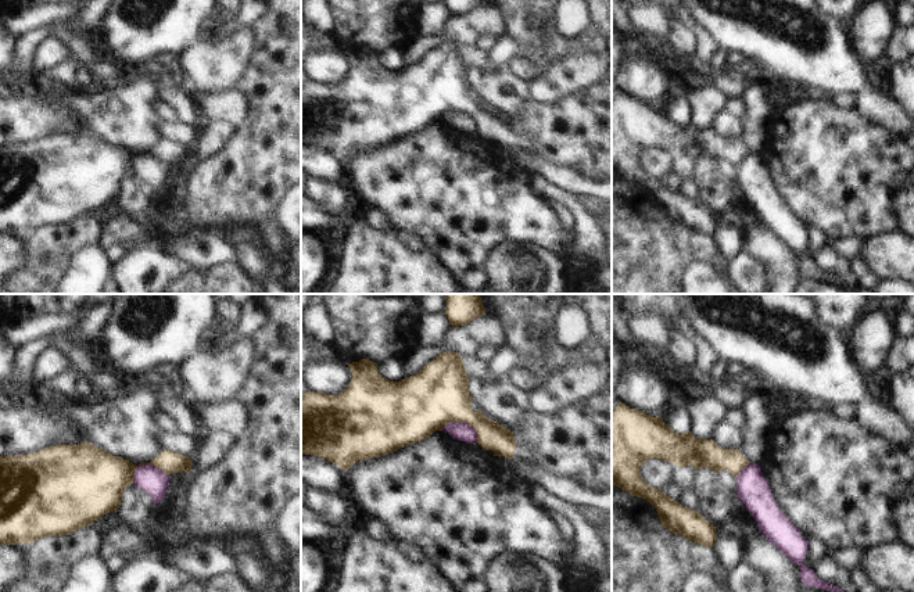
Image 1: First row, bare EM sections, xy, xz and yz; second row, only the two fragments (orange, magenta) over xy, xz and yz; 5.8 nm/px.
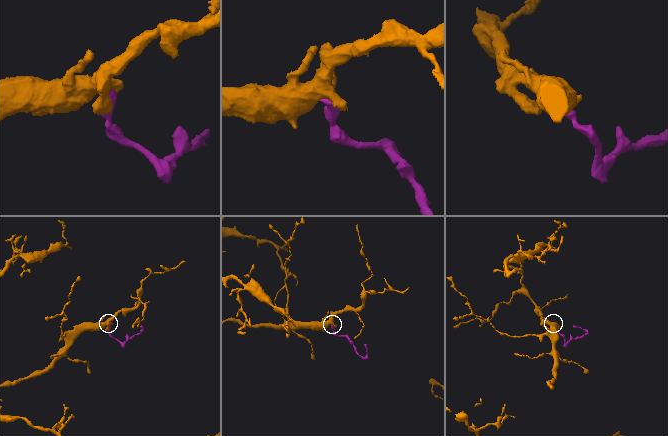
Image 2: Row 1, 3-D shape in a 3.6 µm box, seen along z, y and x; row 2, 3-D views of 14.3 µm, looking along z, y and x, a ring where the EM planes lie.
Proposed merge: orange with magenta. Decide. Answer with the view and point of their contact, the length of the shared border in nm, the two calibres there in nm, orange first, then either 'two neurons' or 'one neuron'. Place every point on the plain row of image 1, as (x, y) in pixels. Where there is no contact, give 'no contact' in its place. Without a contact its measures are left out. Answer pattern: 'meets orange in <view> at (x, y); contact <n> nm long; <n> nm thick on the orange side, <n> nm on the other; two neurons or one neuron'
meets orange in xy at (144, 154); contact 220 nm long; 280 nm thick on the orange side, 160 nm on the other; two neurons

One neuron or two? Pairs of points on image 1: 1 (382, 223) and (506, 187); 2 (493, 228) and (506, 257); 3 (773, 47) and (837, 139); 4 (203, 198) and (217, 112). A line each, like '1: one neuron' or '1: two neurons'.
1: two neurons
2: two neurons
3: two neurons
4: two neurons

